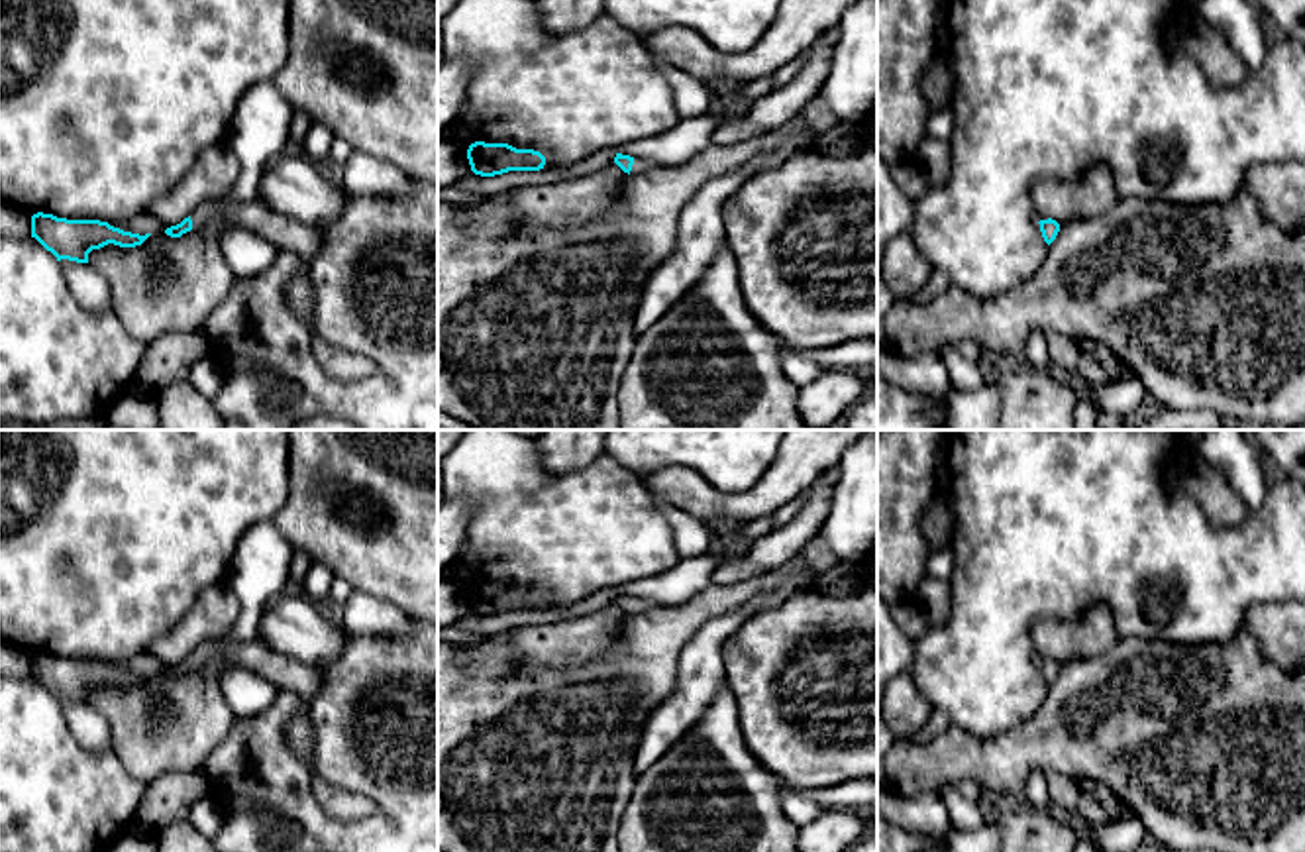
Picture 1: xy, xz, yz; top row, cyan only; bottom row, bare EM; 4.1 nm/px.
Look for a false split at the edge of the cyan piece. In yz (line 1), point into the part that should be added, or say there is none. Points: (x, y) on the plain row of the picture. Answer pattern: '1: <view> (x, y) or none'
1: none

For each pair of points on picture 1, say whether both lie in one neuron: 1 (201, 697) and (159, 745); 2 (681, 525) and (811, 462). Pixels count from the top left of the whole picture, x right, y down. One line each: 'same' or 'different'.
1: same
2: different

